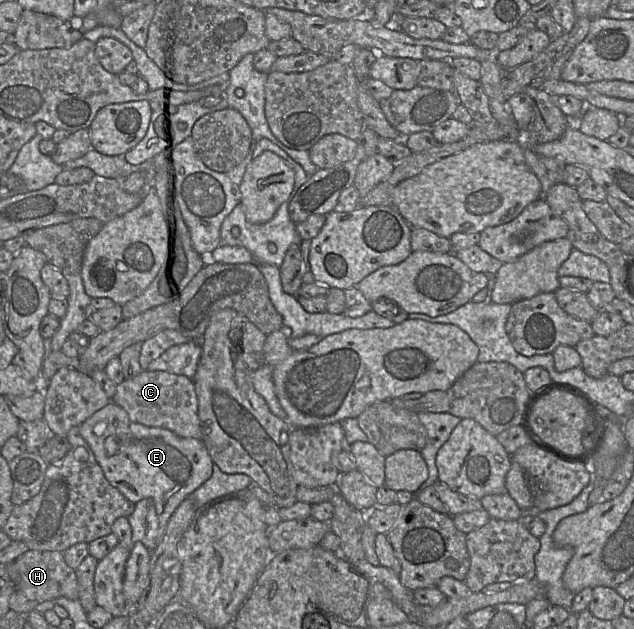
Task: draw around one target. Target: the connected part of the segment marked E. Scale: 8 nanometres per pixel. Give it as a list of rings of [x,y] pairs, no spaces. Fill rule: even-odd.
[[[111,401],[105,407],[95,412],[92,416],[90,416],[82,424],[80,424],[79,433],[90,446],[97,463],[101,466],[103,470],[106,480],[113,487],[118,489],[126,499],[128,499],[130,502],[134,504],[145,498],[150,498],[153,500],[156,508],[156,514],[159,520],[158,542],[155,545],[155,548],[161,541],[165,533],[167,523],[171,518],[171,516],[173,515],[173,513],[175,512],[175,510],[178,508],[178,506],[183,502],[183,500],[189,497],[198,487],[200,487],[206,480],[208,480],[211,477],[213,472],[214,463],[201,439],[180,437],[168,429],[159,428],[159,427],[148,427],[148,426],[133,422],[130,420],[129,415],[124,409],[112,403]]]

